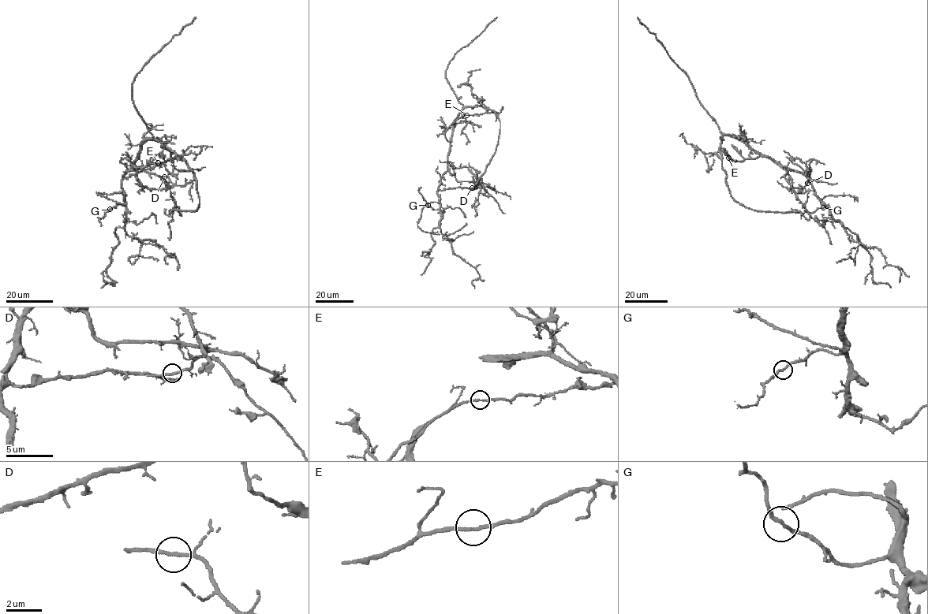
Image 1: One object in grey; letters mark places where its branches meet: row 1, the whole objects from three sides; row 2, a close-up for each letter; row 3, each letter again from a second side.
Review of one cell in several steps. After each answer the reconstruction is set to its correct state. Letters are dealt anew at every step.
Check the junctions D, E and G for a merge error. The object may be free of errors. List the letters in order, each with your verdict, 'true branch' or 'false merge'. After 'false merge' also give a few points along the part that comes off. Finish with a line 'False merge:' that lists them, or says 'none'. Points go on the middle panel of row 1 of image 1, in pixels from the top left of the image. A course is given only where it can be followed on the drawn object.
D: true branch
E: true branch
G: true branch
False merge: none

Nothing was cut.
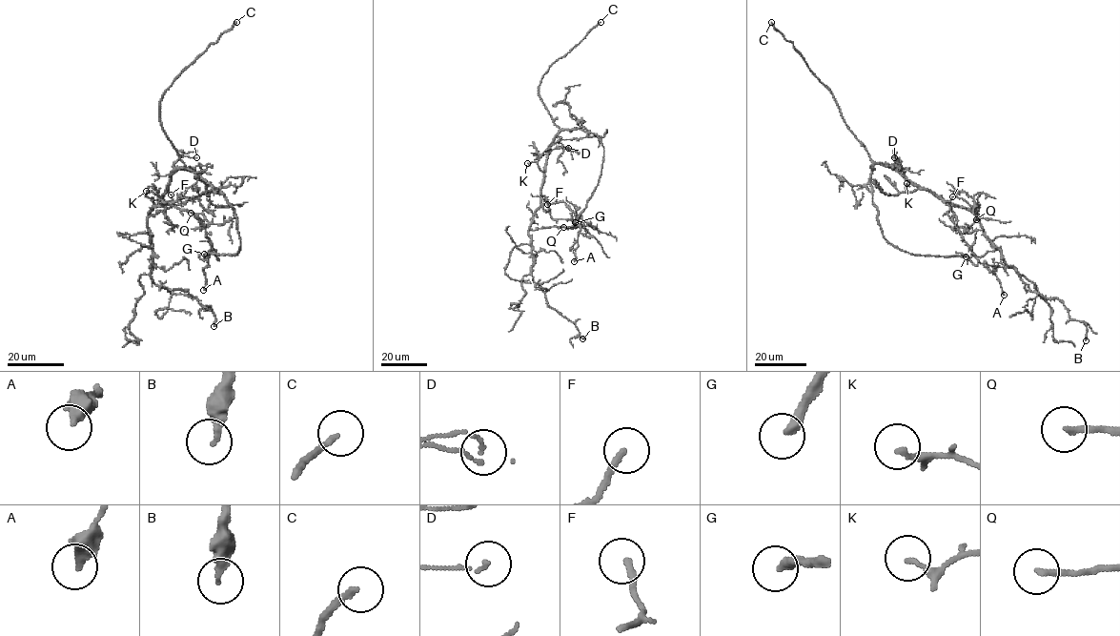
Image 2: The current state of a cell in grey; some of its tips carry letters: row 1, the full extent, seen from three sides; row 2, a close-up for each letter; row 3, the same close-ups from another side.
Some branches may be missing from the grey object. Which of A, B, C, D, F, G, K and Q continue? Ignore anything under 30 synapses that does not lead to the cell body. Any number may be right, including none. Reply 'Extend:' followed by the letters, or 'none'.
Extend: C, F, G

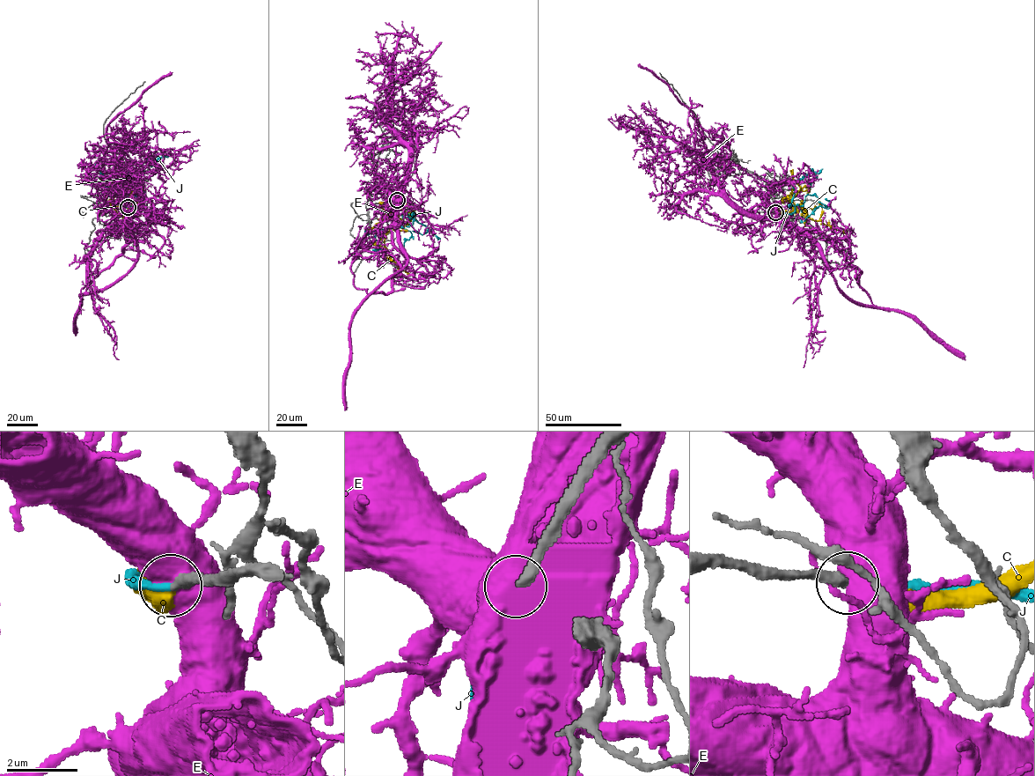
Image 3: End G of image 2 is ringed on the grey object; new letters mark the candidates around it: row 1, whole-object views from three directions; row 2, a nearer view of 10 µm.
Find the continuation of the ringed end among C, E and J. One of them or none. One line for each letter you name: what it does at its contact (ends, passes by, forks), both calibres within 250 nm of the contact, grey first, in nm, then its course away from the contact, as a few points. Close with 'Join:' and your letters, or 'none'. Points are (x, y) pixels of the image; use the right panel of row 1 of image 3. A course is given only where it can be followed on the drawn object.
J: it ends; calibres 320 and 240 nm; course (775, 212), (793, 213), (795, 207), (789, 205), (793, 183), (805, 173), (803, 181), (808, 183), (818, 177)
Join: J

